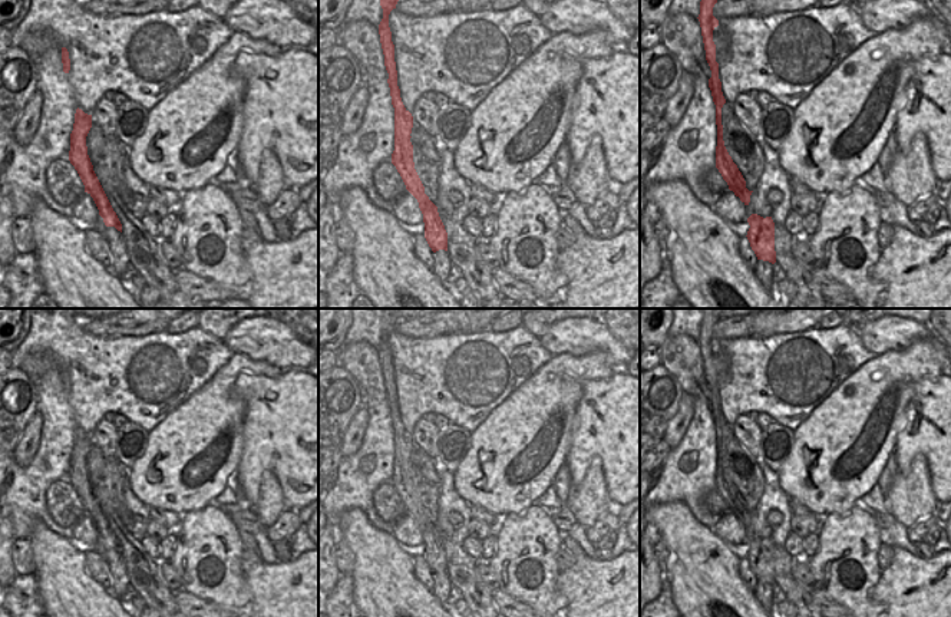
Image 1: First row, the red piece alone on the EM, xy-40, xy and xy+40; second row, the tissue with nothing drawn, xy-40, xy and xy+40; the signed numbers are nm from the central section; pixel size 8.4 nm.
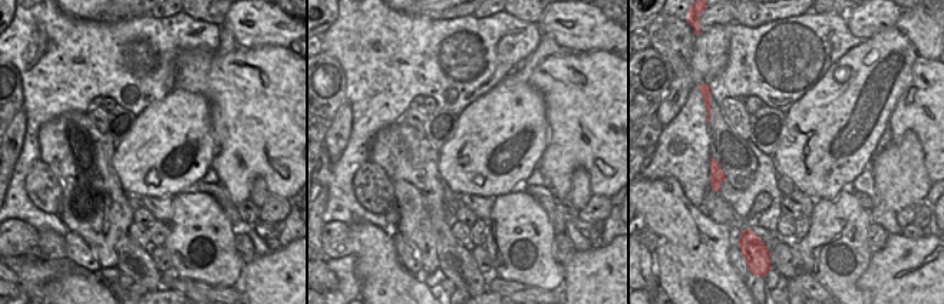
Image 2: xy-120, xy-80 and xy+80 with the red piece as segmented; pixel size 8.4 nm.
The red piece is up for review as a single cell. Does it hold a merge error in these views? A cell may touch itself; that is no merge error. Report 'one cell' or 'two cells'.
one cell

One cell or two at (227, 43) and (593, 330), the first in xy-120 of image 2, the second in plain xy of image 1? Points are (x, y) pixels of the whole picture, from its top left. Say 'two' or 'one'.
two

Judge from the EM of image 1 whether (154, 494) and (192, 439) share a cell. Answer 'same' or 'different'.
same

